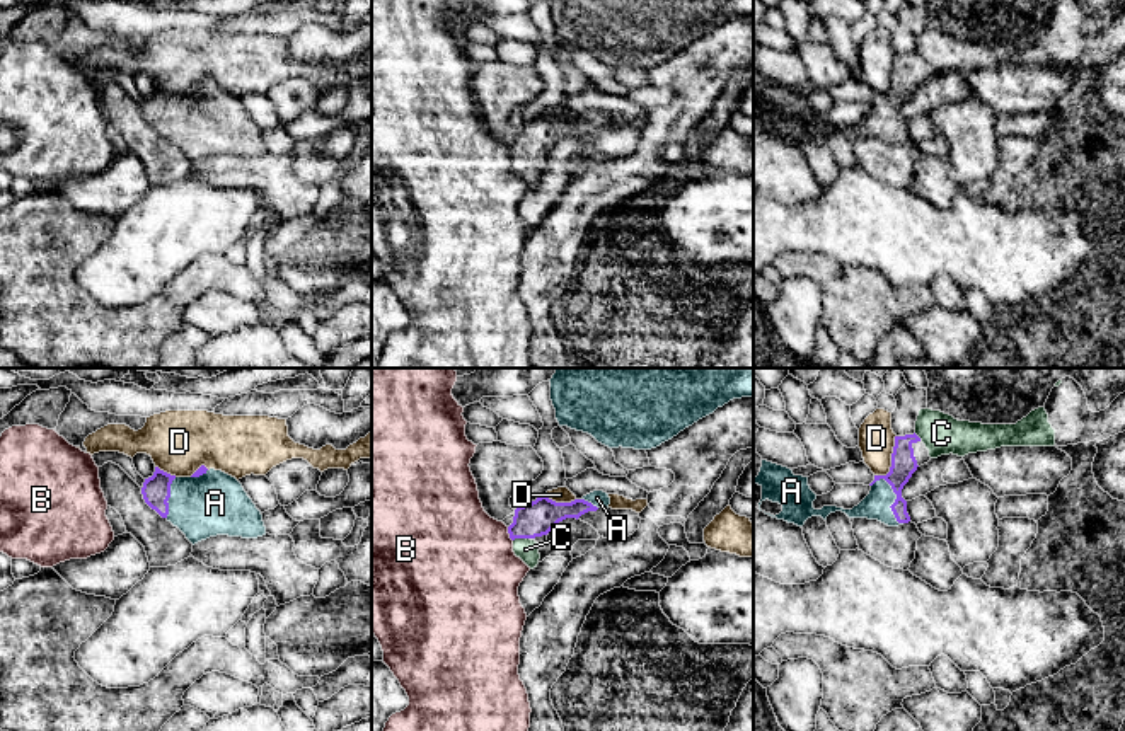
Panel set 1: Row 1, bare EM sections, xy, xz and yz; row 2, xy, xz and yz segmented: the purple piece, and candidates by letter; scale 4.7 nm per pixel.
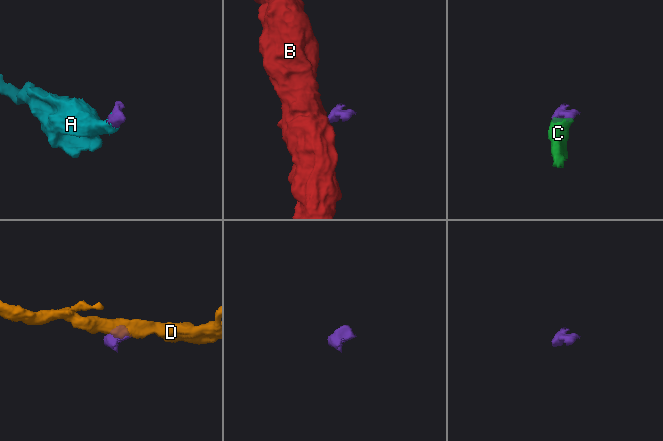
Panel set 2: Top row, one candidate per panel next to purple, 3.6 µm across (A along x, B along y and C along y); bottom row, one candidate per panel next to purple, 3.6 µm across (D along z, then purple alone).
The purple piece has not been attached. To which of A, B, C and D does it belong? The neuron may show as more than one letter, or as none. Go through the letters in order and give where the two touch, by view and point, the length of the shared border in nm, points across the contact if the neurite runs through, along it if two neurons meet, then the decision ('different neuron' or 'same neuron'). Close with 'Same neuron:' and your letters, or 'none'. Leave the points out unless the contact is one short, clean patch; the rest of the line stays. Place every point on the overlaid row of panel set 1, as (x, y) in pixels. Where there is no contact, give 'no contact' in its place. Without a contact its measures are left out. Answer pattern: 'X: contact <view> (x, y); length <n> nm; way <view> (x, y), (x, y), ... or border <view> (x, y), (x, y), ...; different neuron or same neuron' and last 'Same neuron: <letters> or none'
A: contact yz (895, 500); length 240 nm; way yz (904, 464), (895, 479), (895, 500), (876, 505); same neuron
B: contact xz (508, 532); length 80 nm; border xz (507, 527), (512, 541); different neuron
C: contact xz (520, 537); length 80 nm; same neuron
D: contact yz (892, 460); length 220 nm; border yz (895, 435), (890, 469), (885, 474), (875, 476); different neuron
Same neuron: A, C

